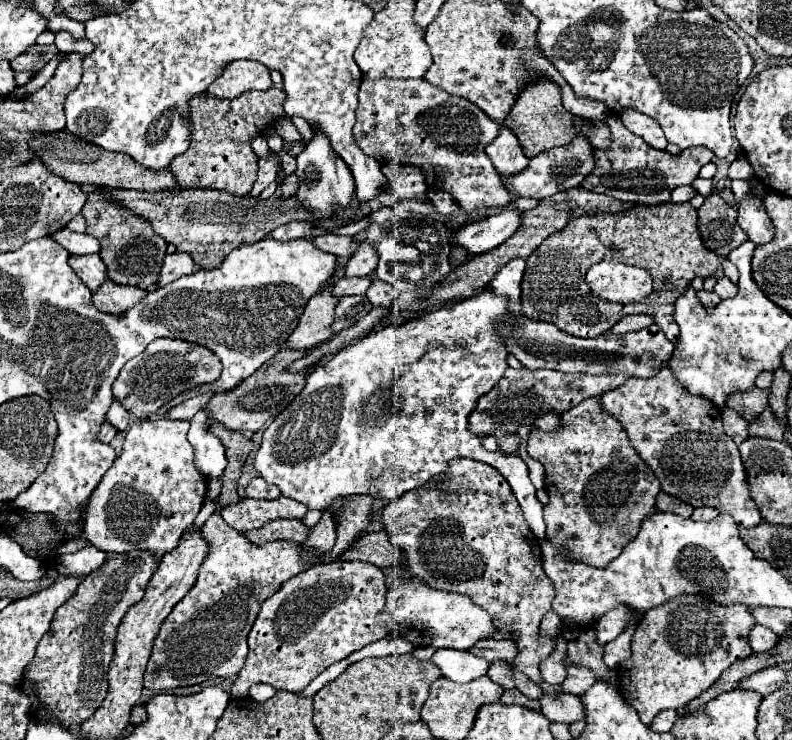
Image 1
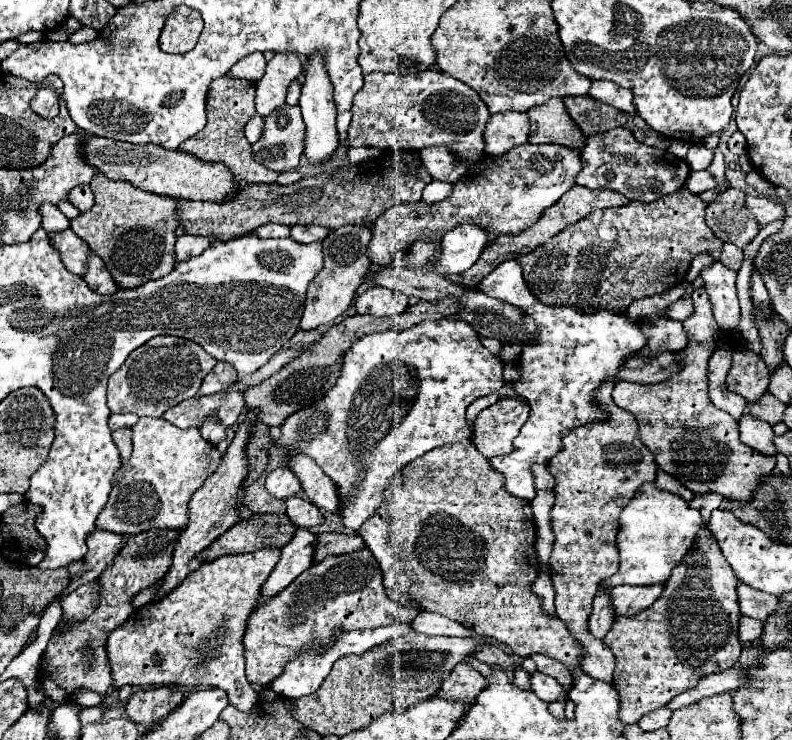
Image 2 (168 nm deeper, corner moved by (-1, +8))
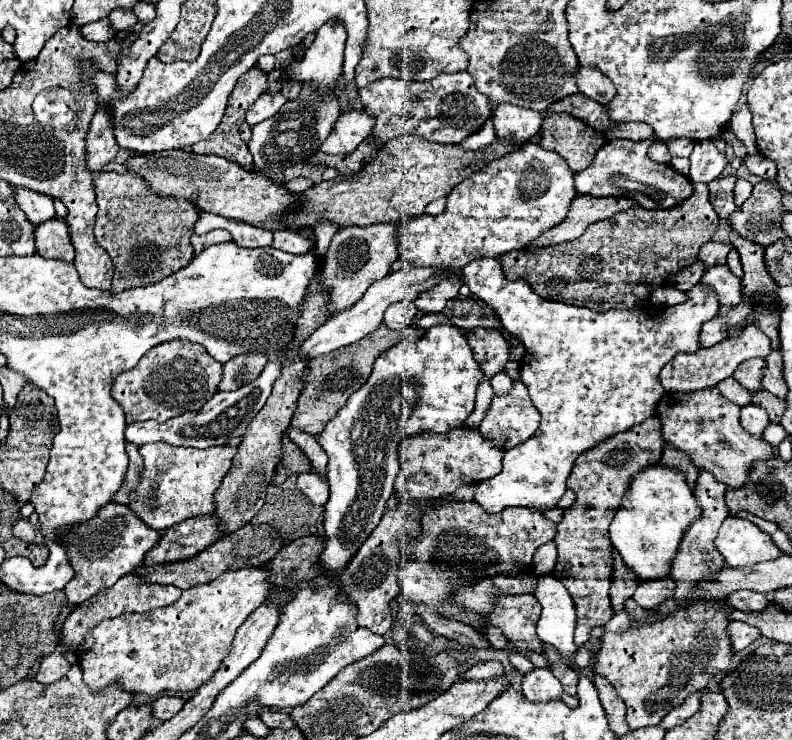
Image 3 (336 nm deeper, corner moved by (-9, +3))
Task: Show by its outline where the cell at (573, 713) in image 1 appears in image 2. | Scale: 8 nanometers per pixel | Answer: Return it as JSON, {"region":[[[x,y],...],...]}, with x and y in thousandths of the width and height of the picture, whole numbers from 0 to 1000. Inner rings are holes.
{"region":[[[676,908],[670,914],[670,932],[686,946],[686,949],[703,949],[708,943],[716,943],[713,930],[696,914],[688,914],[683,908]]]}

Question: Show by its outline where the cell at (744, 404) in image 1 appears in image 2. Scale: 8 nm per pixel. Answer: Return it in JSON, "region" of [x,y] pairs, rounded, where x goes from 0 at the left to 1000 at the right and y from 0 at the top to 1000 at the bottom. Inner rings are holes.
{"region":[[[946,470],[926,473],[926,495],[918,505],[918,524],[938,535],[946,546],[956,543],[971,519],[971,500],[958,478]]]}

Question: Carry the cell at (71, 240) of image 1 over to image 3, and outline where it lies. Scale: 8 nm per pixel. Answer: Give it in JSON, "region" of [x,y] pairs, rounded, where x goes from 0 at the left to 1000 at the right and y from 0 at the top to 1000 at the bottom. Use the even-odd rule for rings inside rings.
{"region":[[[16,253],[16,266],[19,266],[24,282],[34,291],[34,296],[42,304],[62,299],[62,293],[69,293],[67,266],[62,266],[62,264],[27,255],[27,253]]]}

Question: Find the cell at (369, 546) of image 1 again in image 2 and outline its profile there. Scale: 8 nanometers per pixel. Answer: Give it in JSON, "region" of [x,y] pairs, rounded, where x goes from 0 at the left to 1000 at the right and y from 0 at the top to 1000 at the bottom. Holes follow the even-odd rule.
{"region":[[[403,722],[400,738],[398,738],[398,759],[405,759],[415,749],[441,749],[461,741],[461,730],[448,722]]]}

